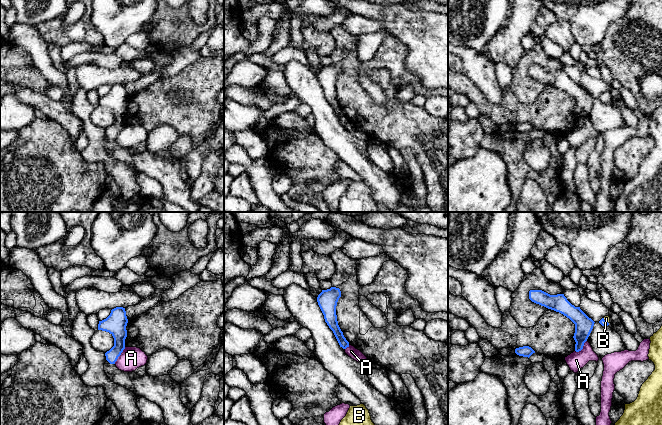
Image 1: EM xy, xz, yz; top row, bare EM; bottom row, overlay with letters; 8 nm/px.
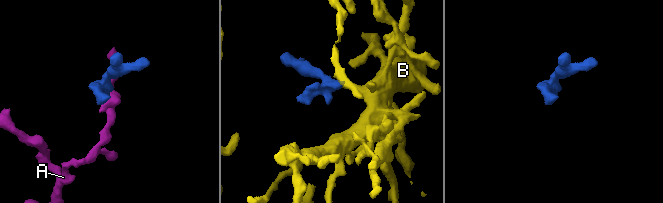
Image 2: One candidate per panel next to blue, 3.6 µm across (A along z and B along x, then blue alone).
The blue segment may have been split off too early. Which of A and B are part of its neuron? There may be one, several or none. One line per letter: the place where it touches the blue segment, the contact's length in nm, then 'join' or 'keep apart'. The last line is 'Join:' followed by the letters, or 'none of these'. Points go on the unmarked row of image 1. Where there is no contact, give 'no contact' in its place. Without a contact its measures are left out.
A: xy (120, 130) | 160 nm | keep apart
B: yz (605, 97) | 60 nm | join
Join: B

